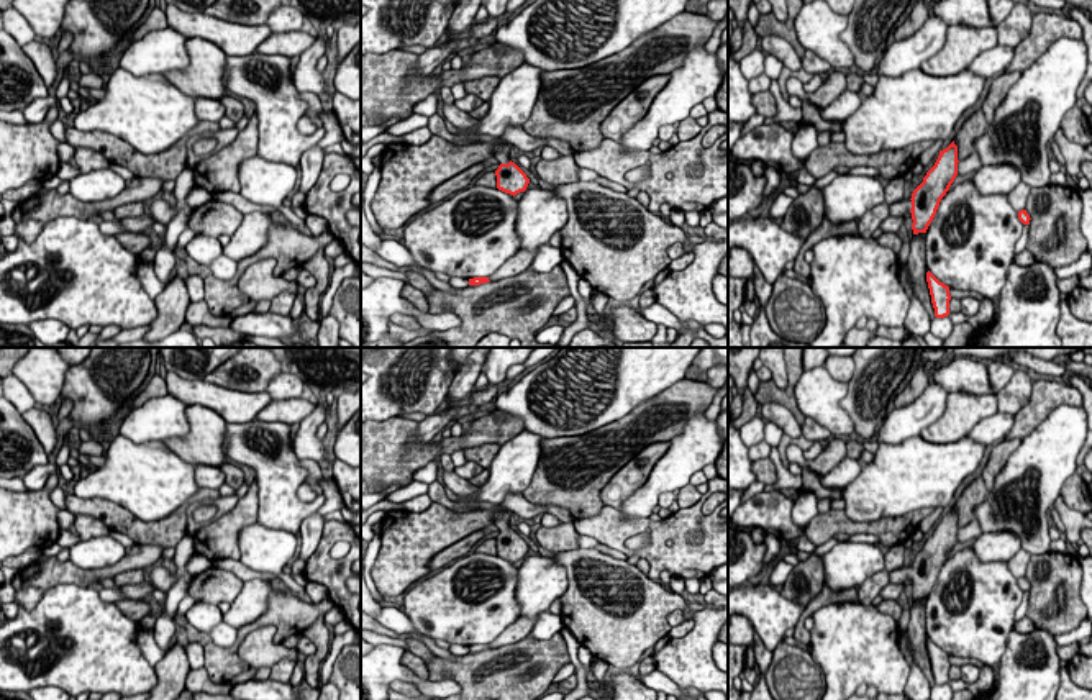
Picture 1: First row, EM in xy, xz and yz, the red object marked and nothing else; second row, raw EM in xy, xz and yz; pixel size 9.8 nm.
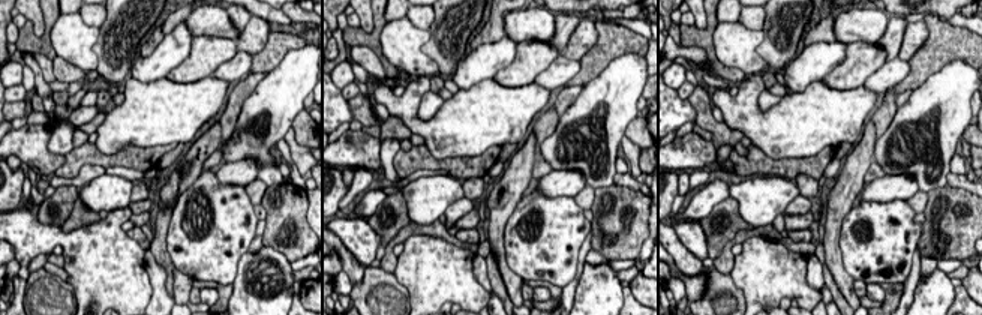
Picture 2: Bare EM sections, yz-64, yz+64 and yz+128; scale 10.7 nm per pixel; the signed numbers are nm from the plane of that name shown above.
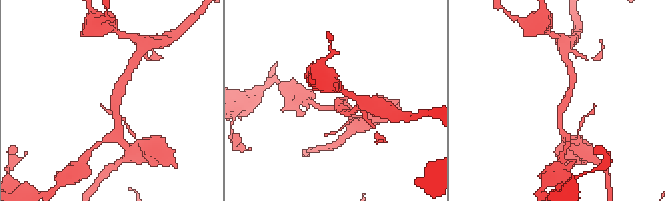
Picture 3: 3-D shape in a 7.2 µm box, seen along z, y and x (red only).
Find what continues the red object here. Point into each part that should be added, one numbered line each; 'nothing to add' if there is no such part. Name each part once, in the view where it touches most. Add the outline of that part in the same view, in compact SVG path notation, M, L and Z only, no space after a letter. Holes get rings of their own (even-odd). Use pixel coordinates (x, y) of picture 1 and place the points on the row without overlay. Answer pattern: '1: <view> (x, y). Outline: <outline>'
1: yz (899, 576). Outline: M900 567L890 572L890 584L903 584L912 577L912 567Z

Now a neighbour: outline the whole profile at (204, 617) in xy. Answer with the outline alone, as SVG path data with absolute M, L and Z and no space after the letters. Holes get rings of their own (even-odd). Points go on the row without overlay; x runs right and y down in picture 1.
M193 603L184 616L195 630L210 634L210 631L223 623L223 613L218 605L212 603Z

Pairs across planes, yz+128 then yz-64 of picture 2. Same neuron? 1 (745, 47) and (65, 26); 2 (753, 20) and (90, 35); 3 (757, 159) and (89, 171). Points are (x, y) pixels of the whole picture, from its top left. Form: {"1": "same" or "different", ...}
{"1": "same", "2": "different", "3": "different"}

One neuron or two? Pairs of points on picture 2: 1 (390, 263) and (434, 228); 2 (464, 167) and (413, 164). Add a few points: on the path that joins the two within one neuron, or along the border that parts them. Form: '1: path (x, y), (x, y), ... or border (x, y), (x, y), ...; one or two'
1: path (390, 248), (407, 231), (419, 230); one
2: path (452, 165), (425, 164); one

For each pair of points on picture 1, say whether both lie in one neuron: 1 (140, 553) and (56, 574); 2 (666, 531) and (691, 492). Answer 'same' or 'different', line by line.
1: same
2: different

